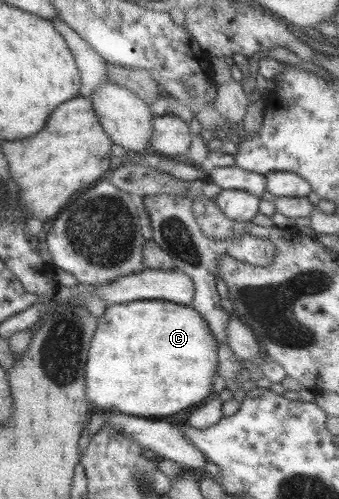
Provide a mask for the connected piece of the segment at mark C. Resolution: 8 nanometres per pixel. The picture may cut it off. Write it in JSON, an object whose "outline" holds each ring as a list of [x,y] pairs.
{"outline":[[[140,299],[106,306],[98,317],[88,353],[84,373],[86,396],[92,410],[108,410],[144,418],[165,417],[187,407],[197,407],[212,394],[211,382],[218,364],[218,343],[203,316],[190,305]]]}

